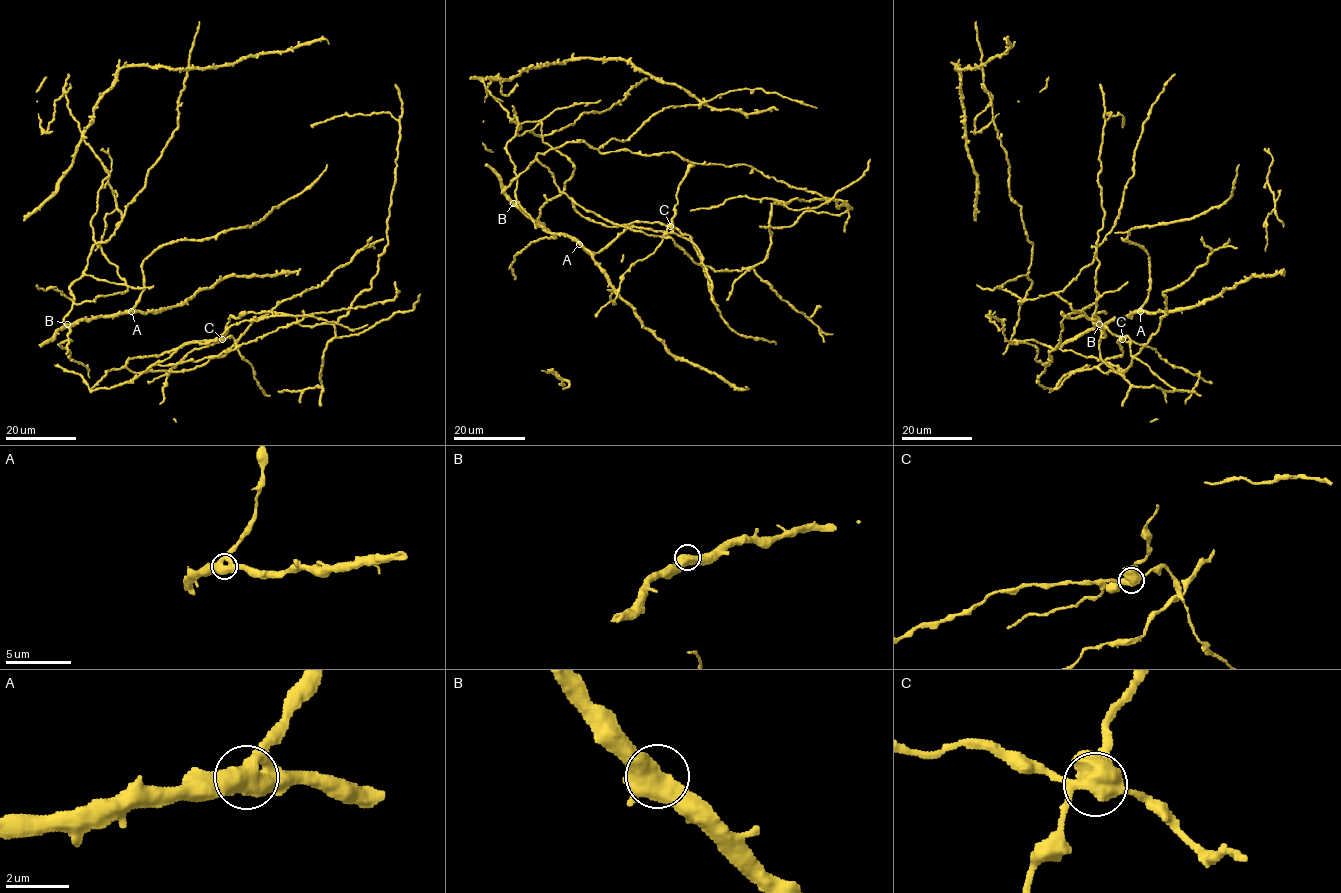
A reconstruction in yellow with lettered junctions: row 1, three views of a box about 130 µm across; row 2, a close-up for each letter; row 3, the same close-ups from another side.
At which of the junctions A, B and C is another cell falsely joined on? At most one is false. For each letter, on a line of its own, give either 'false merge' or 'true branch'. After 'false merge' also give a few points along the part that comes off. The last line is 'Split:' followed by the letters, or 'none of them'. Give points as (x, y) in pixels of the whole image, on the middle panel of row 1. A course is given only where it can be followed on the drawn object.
A: true branch
B: true branch
C: false merge
Split: C

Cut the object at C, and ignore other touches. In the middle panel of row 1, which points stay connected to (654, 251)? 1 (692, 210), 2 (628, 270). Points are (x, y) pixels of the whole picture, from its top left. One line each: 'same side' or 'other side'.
1: other side
2: same side

